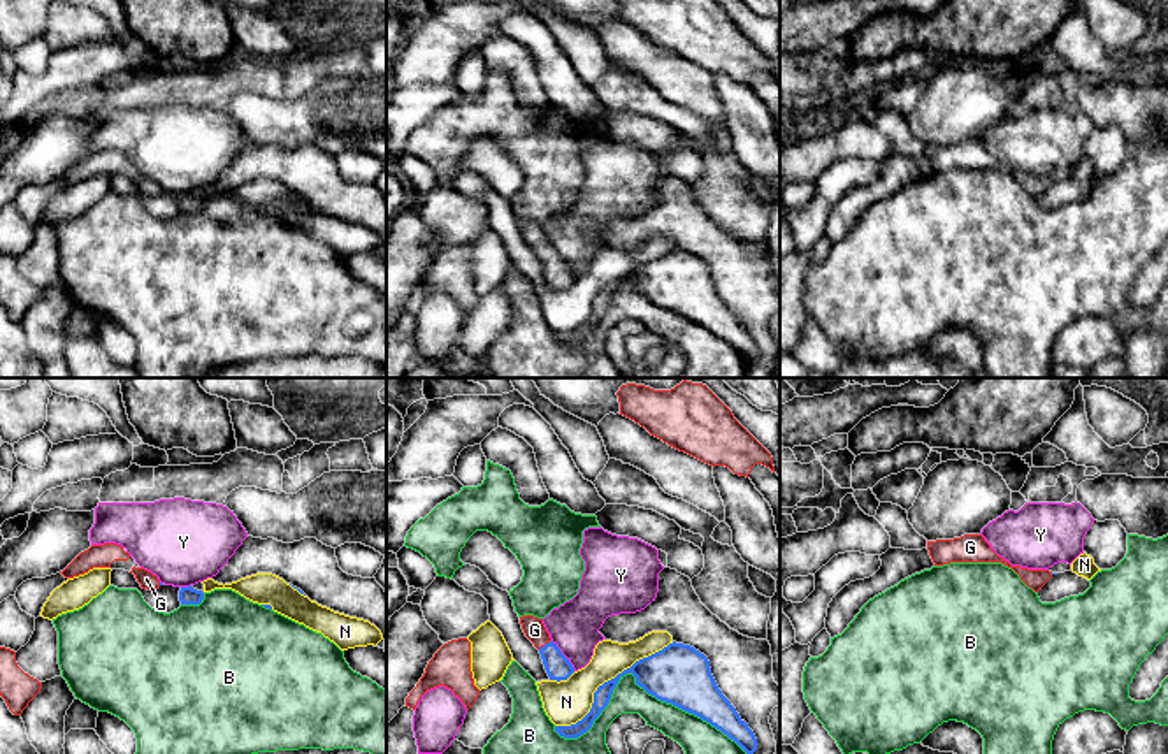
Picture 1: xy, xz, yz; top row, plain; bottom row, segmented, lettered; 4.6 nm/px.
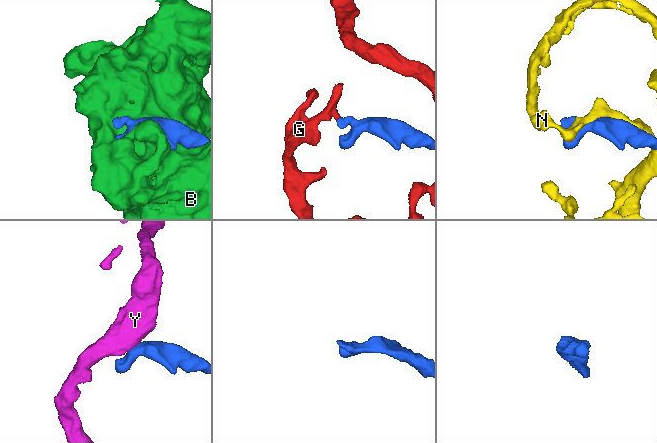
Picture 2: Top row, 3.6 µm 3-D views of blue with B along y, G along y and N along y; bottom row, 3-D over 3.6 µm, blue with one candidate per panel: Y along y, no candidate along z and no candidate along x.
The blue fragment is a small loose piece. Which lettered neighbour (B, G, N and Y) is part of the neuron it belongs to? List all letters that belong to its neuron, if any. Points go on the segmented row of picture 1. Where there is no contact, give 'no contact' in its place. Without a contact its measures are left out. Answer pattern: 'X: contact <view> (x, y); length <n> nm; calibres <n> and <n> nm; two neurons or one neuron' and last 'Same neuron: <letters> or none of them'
B: contact xz (640, 686); length 900 nm; calibres 280 and 150 nm; two neurons
G: contact xz (545, 645); length 80 nm; calibres 120 and 100 nm; one neuron
N: contact xz (608, 681); length 650 nm; calibres 200 and 200 nm; two neurons
Y: contact xz (564, 656); length 180 nm; calibres 120 and 220 nm; two neurons
Same neuron: G

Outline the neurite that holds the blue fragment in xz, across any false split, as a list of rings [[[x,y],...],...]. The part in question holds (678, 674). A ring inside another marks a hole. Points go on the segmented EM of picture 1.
[[[676,642],[636,661],[631,668],[599,685],[590,712],[576,724],[555,726],[555,731],[564,738],[578,738],[587,733],[608,707],[618,680],[627,673],[632,673],[636,684],[648,694],[710,722],[746,754],[757,750],[753,731],[718,689],[708,657],[694,647]]]

